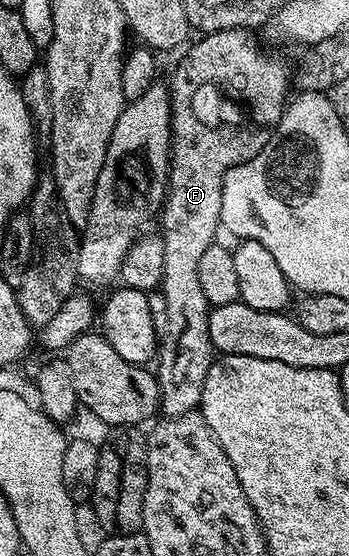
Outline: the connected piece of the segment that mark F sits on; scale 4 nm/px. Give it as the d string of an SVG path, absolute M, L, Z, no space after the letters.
M231 28L221 32L209 32L199 37L200 41L187 45L184 57L176 64L176 69L172 72L172 80L167 81L168 94L172 97L172 160L168 164L168 195L164 197L162 205L162 215L159 217L158 224L161 224L162 235L164 237L164 249L166 254L162 261L162 282L159 291L166 298L167 307L167 329L158 344L158 361L160 365L154 368L155 378L159 384L159 411L165 417L181 416L187 412L195 412L200 407L202 398L202 386L206 382L206 374L210 374L210 366L214 359L214 349L210 342L210 330L208 329L208 314L210 305L206 298L206 293L202 291L202 286L198 283L198 261L202 259L202 254L212 244L217 243L218 236L216 231L221 231L220 215L222 214L222 186L229 170L254 158L260 153L260 144L252 144L252 120L256 124L268 124L274 126L279 123L280 115L283 112L288 96L288 84L290 88L290 68L288 64L276 52L267 52L258 41L255 40L253 33L247 28Z

